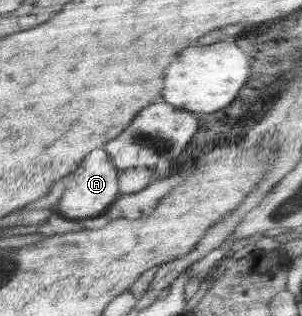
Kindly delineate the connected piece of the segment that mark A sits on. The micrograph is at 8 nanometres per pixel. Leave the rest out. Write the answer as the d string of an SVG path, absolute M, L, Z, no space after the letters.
M102 147L86 155L78 169L66 177L66 190L57 201L54 211L64 218L79 221L103 213L119 196L118 169L114 167L110 156Z

